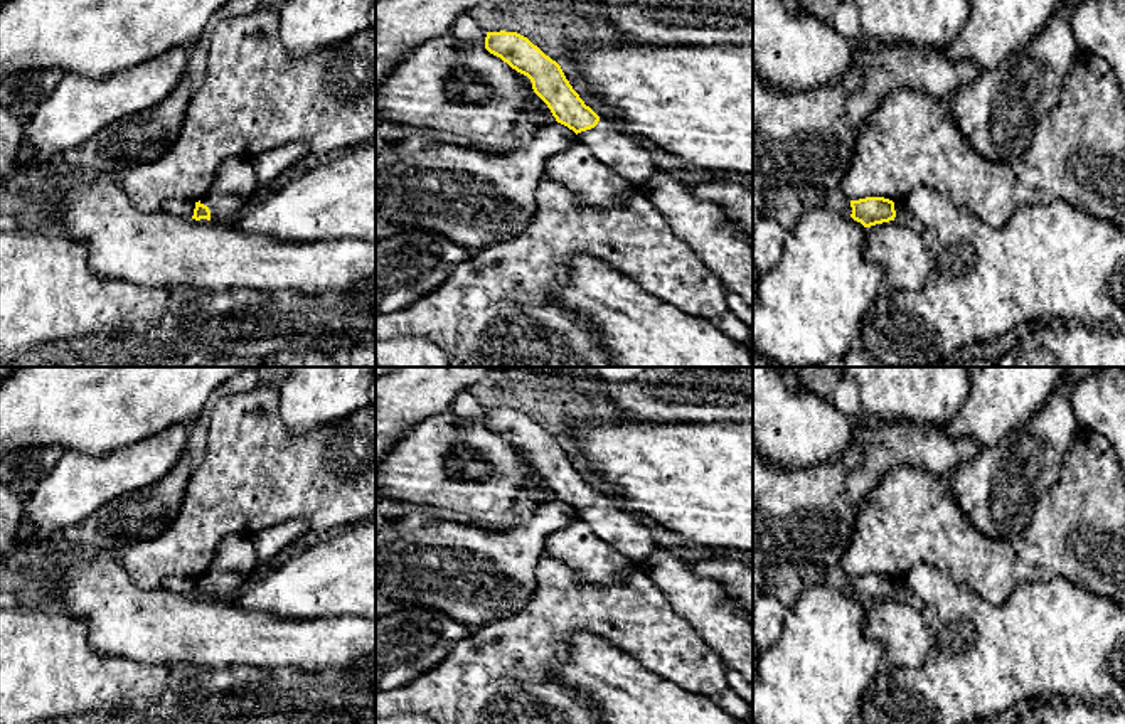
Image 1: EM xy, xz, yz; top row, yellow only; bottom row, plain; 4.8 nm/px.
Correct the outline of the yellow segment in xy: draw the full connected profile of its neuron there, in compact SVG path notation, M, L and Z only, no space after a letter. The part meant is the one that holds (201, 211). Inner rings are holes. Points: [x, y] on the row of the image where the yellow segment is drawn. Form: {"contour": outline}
{"contour": "M211 190L202 200L195 202L192 219L207 219L211 222L231 222L236 221L253 200L256 200L254 195L236 197L231 194Z"}

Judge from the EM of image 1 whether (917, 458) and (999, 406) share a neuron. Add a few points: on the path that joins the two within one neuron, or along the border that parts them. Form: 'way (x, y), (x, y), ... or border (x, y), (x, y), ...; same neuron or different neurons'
border (942, 426), (947, 435), (969, 436), (979, 445); different neurons

